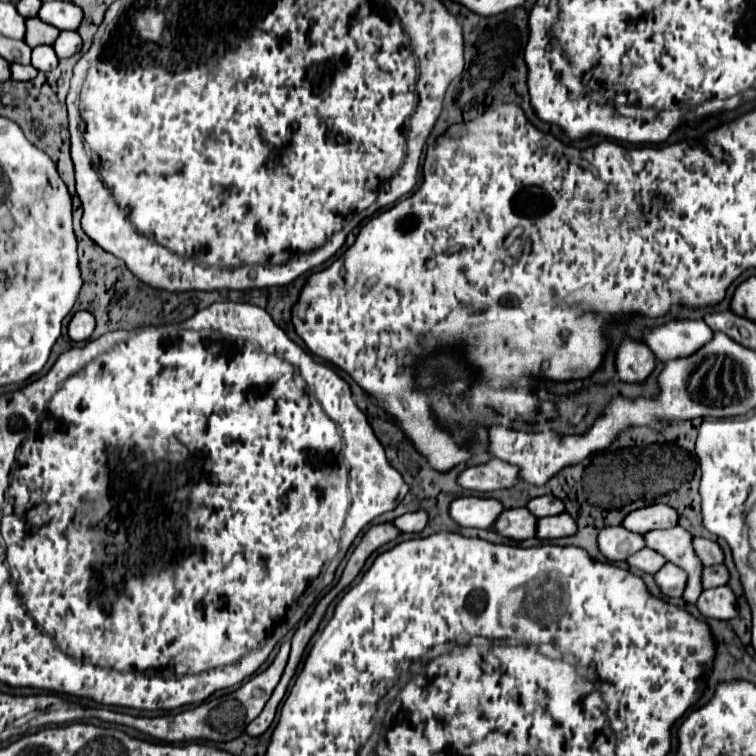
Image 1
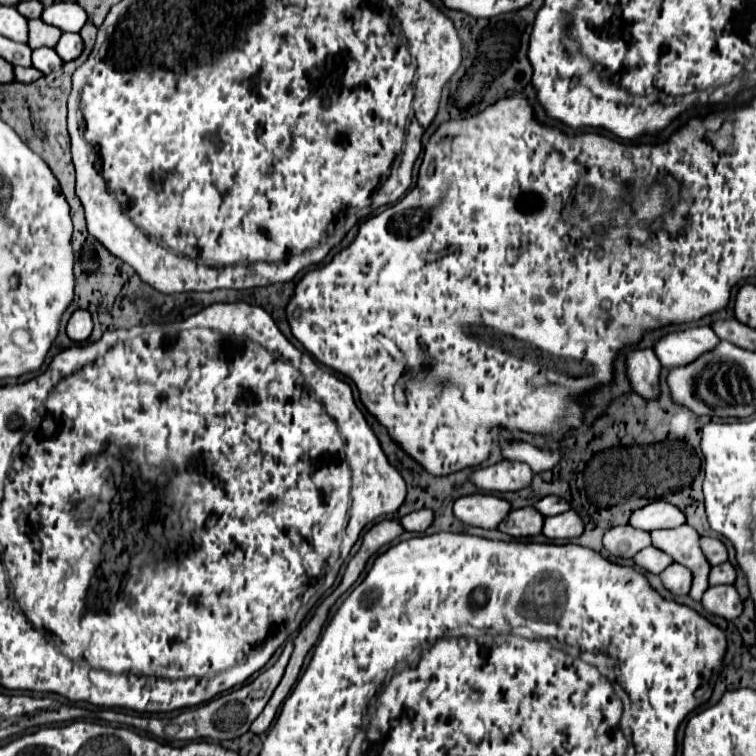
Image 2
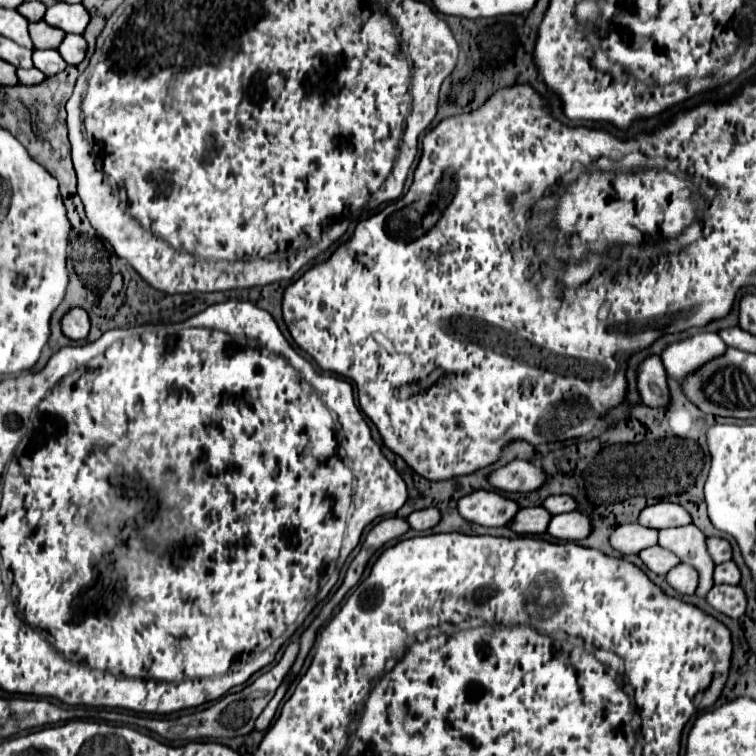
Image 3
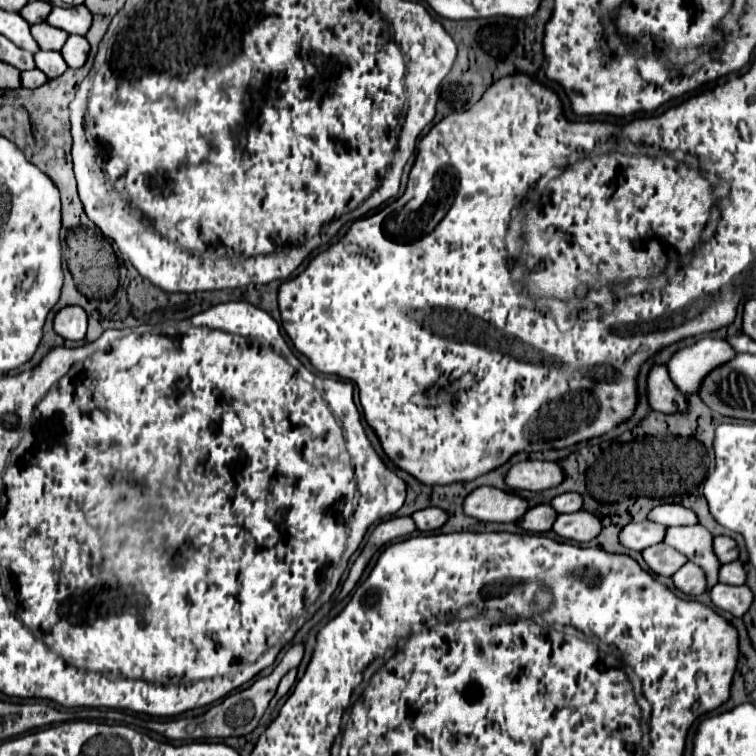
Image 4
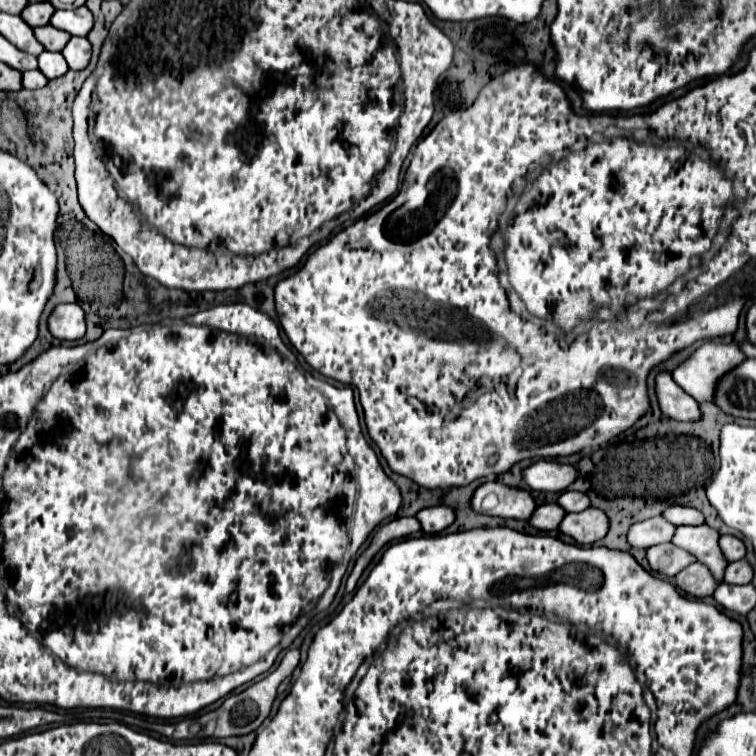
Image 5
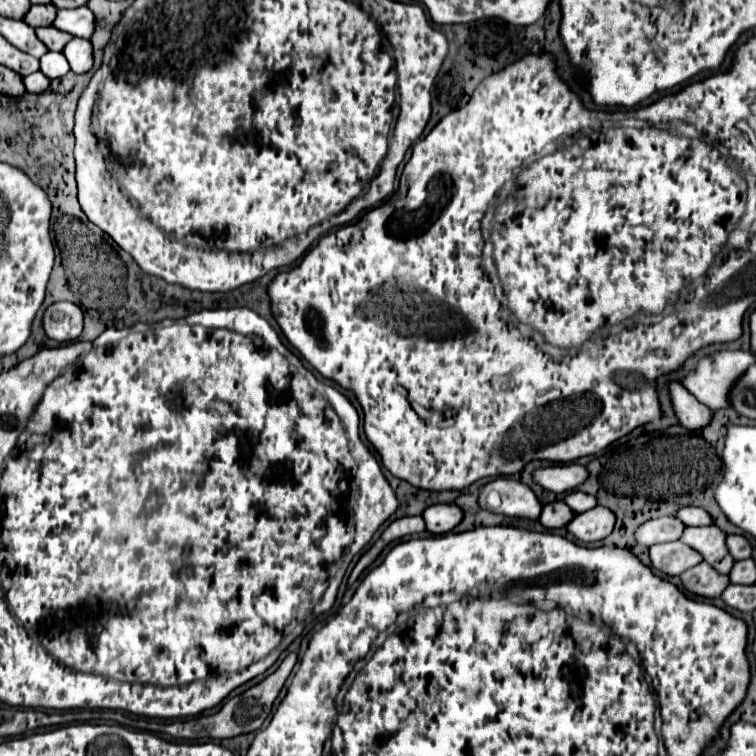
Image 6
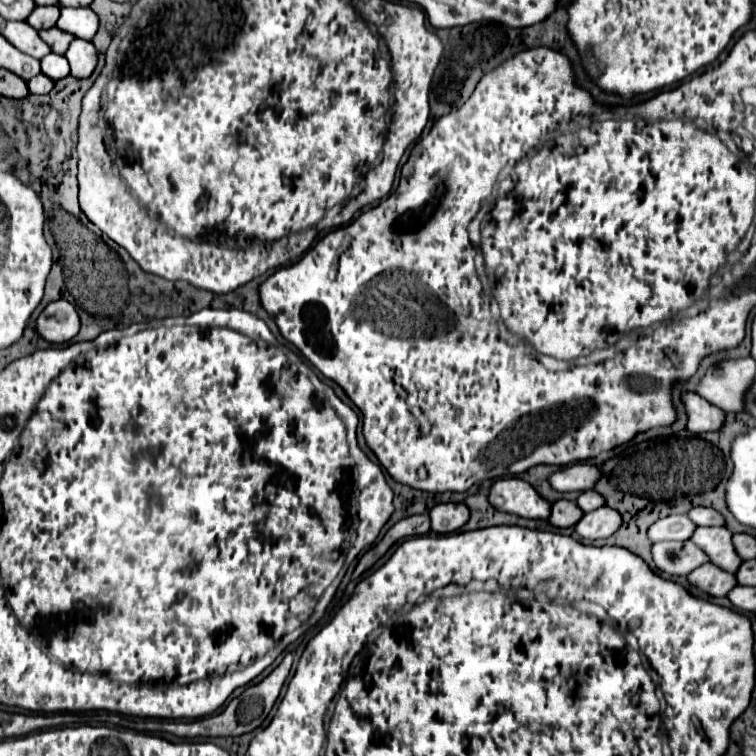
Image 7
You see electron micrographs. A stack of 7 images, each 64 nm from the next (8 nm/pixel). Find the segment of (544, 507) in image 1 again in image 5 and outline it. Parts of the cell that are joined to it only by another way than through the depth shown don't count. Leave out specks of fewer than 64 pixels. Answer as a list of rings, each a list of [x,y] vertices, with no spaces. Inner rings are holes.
[[[570,490],[562,492],[556,502],[558,502],[566,512],[582,512],[582,510],[586,510],[586,508],[590,506],[588,496],[584,496],[582,492],[570,492]]]

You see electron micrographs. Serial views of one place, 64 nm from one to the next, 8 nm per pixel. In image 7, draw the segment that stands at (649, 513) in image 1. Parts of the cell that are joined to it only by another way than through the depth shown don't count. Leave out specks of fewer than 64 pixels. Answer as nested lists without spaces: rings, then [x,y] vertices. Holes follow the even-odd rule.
[[[692,508],[688,512],[688,518],[698,526],[722,526],[724,524],[720,512],[714,512],[712,508]]]

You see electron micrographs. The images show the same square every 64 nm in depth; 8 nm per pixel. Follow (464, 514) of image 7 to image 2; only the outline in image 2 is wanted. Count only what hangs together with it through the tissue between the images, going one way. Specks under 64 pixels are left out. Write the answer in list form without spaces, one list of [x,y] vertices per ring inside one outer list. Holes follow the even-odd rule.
[[[418,510],[402,516],[398,522],[406,532],[424,532],[432,524],[432,518],[434,518],[432,510]]]

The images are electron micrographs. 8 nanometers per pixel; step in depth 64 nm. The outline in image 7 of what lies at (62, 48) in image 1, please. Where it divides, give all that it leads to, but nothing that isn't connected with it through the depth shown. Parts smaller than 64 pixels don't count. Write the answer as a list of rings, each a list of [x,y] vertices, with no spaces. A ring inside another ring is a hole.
[[[74,38],[64,56],[70,62],[70,74],[76,78],[88,78],[96,68],[96,48],[88,40]]]

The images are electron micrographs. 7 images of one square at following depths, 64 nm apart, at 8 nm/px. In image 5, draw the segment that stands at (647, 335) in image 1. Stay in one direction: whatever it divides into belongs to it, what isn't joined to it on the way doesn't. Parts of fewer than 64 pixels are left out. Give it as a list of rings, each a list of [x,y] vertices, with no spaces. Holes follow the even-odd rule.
[[[706,340],[672,370],[672,378],[694,400],[710,402],[718,376],[726,374],[728,368],[740,364],[744,358],[746,356],[736,348],[736,344]]]

